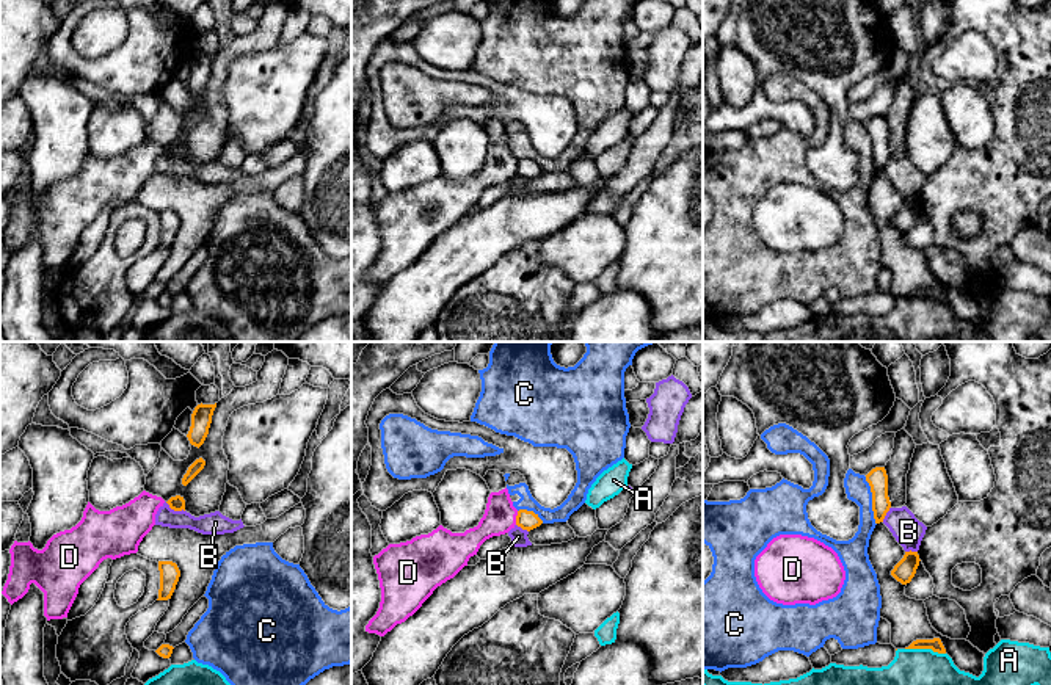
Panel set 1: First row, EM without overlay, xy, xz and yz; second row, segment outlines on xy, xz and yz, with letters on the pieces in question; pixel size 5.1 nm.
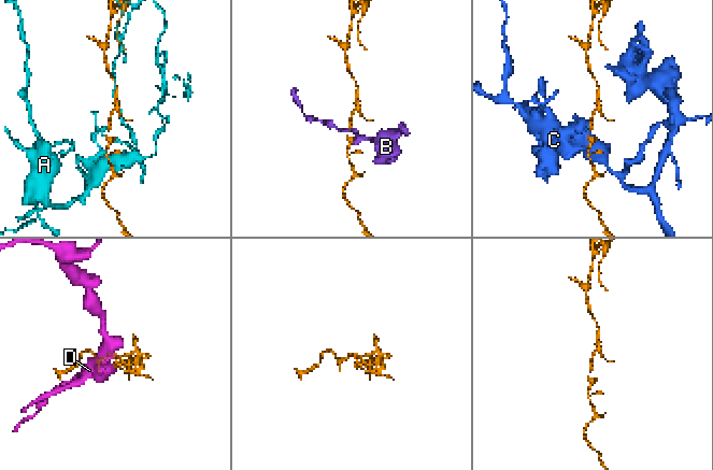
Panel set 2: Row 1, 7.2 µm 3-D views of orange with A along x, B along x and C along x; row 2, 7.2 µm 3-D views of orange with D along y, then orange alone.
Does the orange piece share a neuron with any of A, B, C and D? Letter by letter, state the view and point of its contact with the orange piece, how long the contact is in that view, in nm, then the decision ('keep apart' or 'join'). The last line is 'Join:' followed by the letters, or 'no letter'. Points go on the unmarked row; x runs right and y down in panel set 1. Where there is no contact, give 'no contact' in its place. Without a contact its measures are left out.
A: yz (926, 297) | 220 nm | keep apart
B: xy (174, 159) | 120 nm | keep apart
C: yz (872, 149) | 260 nm | keep apart
D: xz (516, 166) | 70 nm | keep apart
Join: no letter

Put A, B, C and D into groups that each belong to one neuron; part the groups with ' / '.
A / B / C / D

